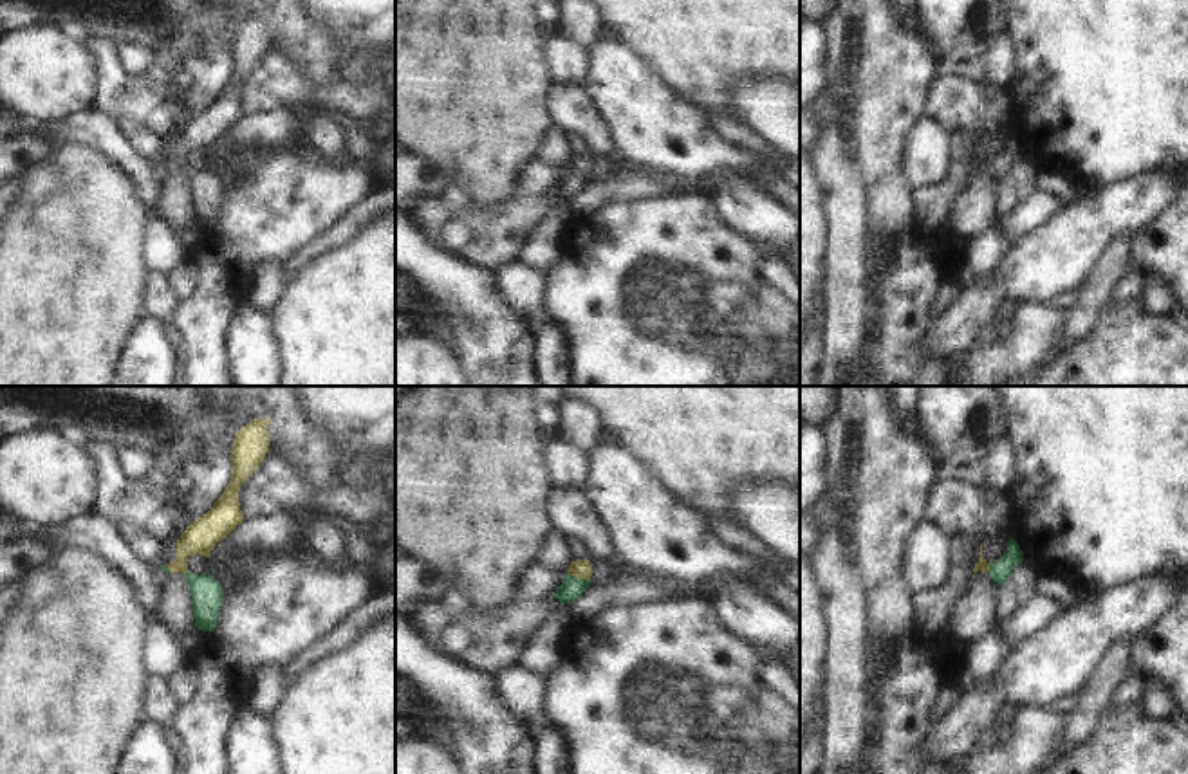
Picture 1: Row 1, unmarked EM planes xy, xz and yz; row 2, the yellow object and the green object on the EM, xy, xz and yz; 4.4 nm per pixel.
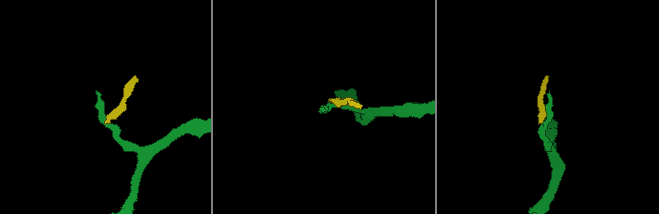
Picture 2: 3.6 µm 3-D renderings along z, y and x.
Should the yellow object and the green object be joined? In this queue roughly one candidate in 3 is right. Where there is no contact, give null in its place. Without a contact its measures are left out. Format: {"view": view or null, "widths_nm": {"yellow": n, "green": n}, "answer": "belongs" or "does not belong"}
{"view": "xz", "widths_nm": {"yellow": 80, "green": 100}, "answer": "does not belong"}

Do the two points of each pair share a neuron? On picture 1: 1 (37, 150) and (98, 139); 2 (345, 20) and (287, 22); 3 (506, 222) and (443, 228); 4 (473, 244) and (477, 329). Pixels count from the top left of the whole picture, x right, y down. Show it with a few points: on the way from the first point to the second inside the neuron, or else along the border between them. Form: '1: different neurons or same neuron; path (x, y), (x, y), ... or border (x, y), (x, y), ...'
1: different neurons; border (18, 132), (38, 136), (53, 148)
2: different neurons; border (313, 18), (352, 44)
3: same neuron; path (490, 228), (459, 228)
4: different neurons; border (434, 246), (493, 271)

